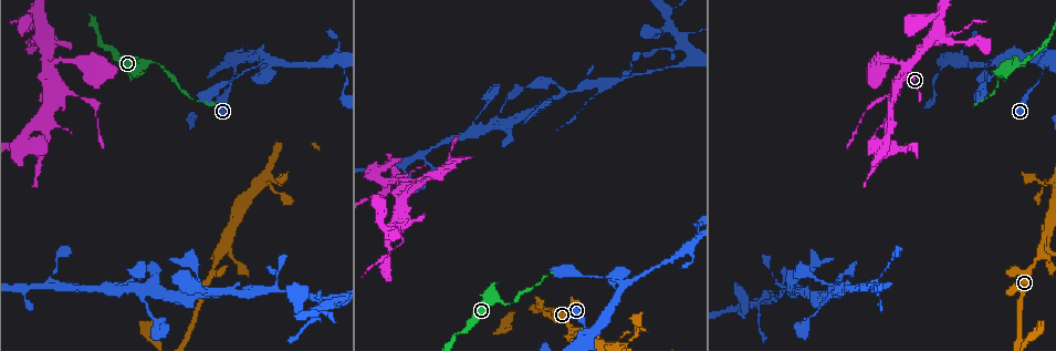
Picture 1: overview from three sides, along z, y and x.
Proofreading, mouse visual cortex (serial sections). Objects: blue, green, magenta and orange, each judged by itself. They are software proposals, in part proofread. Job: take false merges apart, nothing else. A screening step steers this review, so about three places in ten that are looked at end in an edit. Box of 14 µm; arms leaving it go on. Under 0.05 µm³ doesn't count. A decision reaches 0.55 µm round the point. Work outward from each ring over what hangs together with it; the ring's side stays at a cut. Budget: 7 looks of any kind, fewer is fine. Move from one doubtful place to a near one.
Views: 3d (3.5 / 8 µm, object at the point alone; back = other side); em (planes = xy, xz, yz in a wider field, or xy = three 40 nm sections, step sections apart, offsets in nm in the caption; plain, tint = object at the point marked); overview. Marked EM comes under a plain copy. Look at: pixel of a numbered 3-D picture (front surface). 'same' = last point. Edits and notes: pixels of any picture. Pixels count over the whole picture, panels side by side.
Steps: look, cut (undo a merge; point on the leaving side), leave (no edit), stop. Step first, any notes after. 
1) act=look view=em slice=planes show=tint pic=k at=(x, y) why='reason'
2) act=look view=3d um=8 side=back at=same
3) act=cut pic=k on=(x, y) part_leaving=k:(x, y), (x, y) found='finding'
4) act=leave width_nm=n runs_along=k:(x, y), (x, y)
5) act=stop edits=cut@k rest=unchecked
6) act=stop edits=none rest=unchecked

act=look view=3d um=8 pic=1 at=(81, 99) why='a narrow waist'

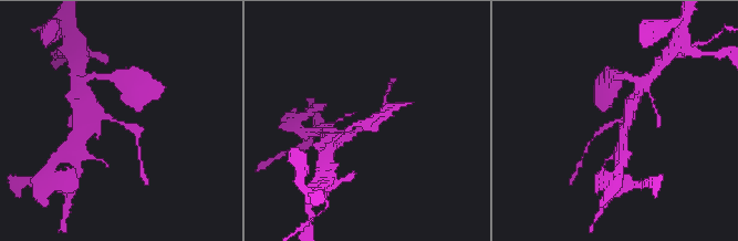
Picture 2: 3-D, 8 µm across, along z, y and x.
act=look view=em slice=xy step=3 show=tint pic=2 at=(121, 121) arm_widths_nm=200,250 why='now the EM'

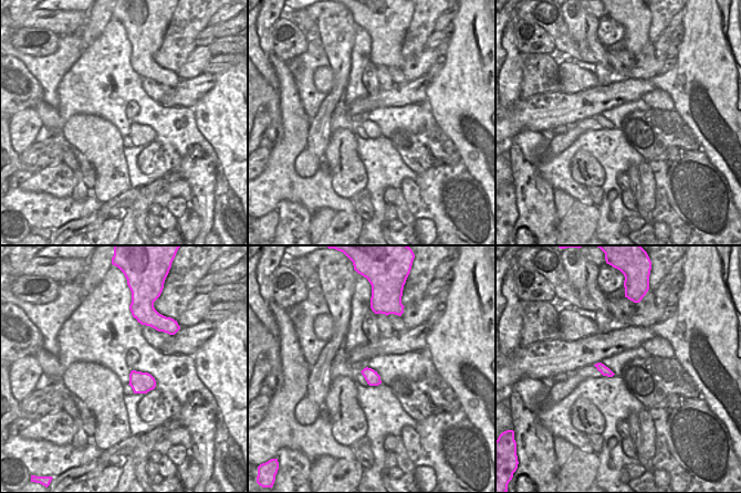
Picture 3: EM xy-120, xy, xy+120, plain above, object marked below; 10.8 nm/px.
act=leave width_nm=150 runs_along=2:(342, 138), (378, 116), (385, 104) found='all the same cell'

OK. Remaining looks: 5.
act=look view=3d um=3.5 pic=1 at=(514, 302) why='narrows sharply'

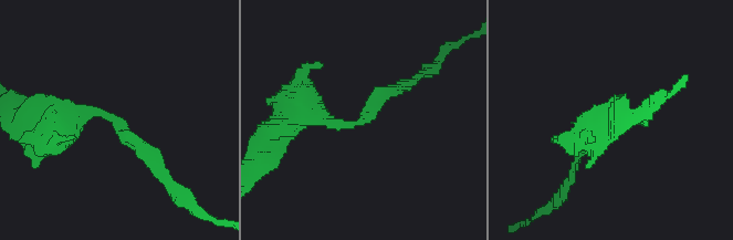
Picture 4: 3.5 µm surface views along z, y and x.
act=look view=em slice=planes show=tint pic=4 at=(114, 118)

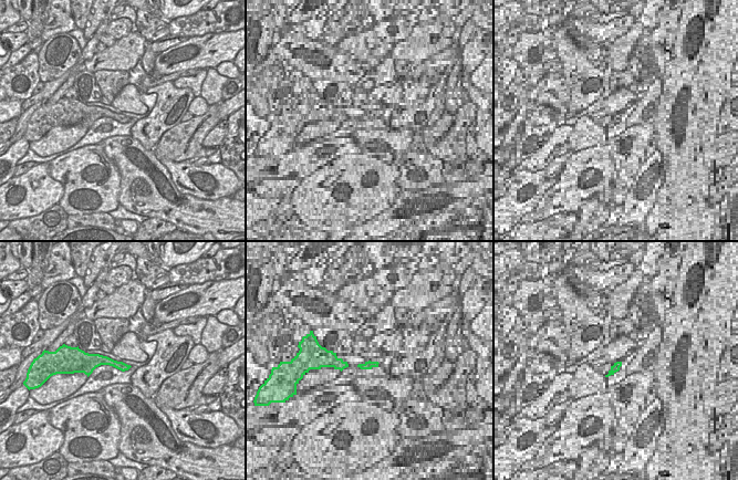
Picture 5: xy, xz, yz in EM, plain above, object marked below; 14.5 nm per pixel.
act=leave runs_along=4:(44, 113), (108, 113), (156, 168) found='one cell here'

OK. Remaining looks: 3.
act=look view=3d um=8 pic=1 at=(1043, 61) why='four arms meet'

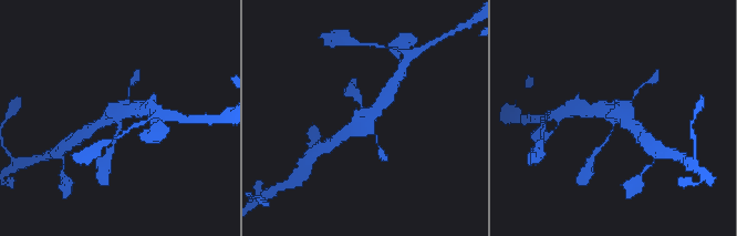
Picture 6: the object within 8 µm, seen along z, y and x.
act=look view=em slice=xy step=5 show=tint pic=6 at=(615, 118)

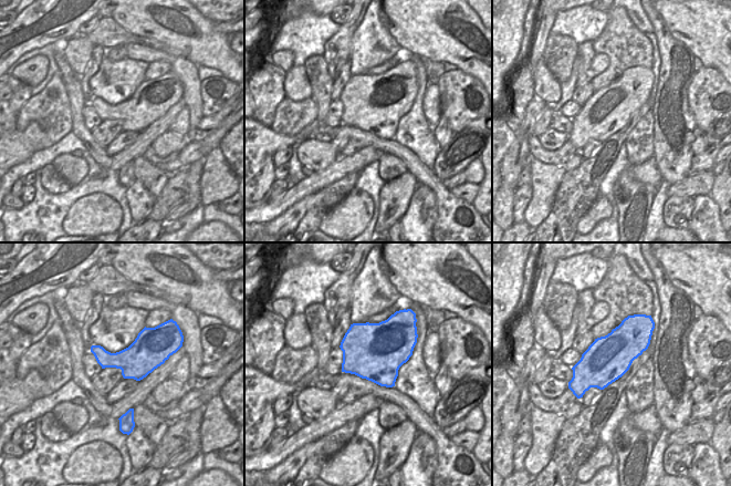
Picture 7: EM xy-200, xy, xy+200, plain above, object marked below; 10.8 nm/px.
act=leave runs_along=6:(113, 145), (118, 116), (139, 109) found='all the same cell'

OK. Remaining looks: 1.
act=stop edits=none rest=unchecked

